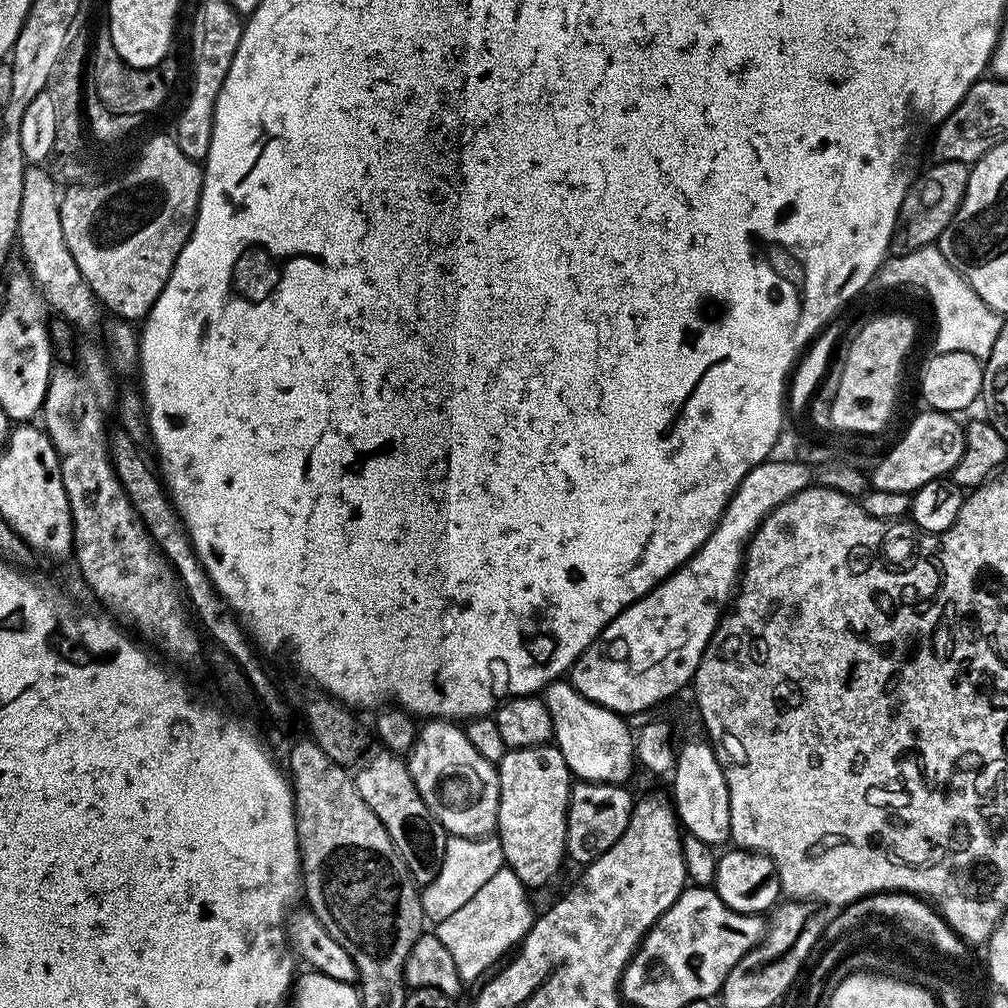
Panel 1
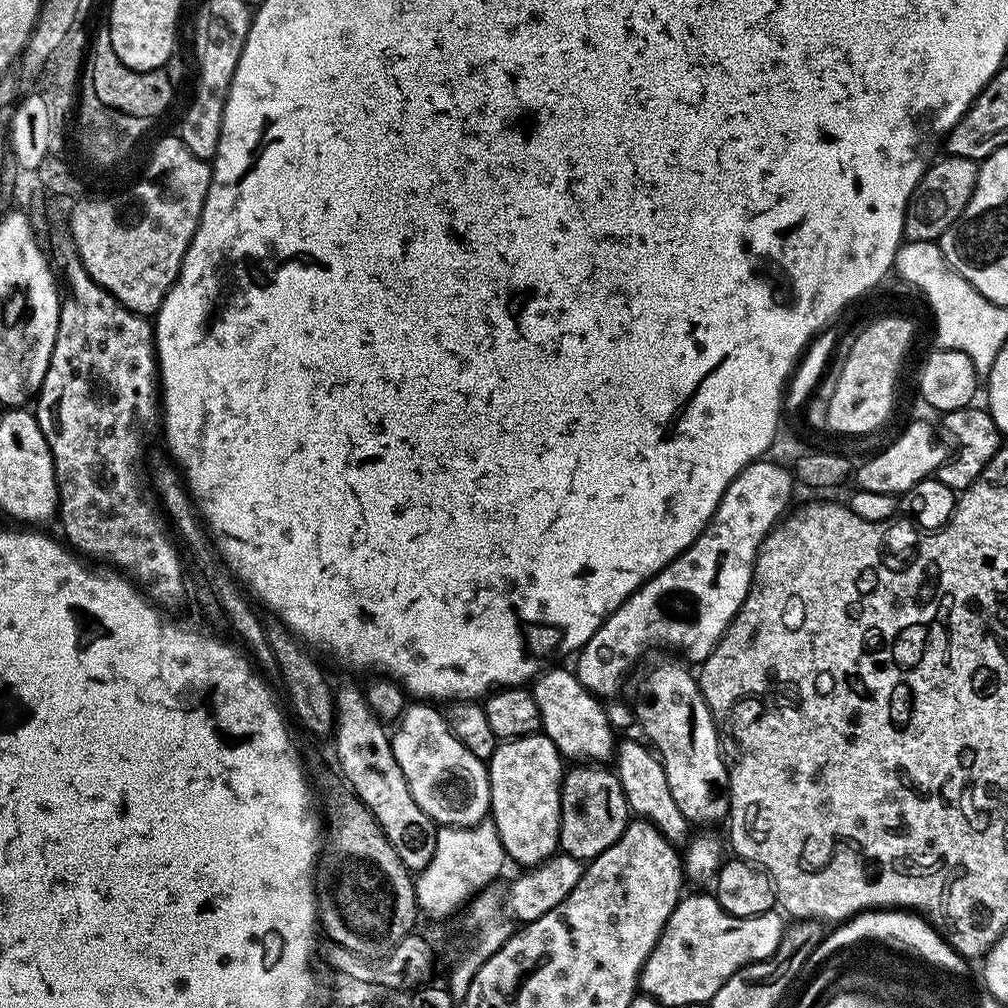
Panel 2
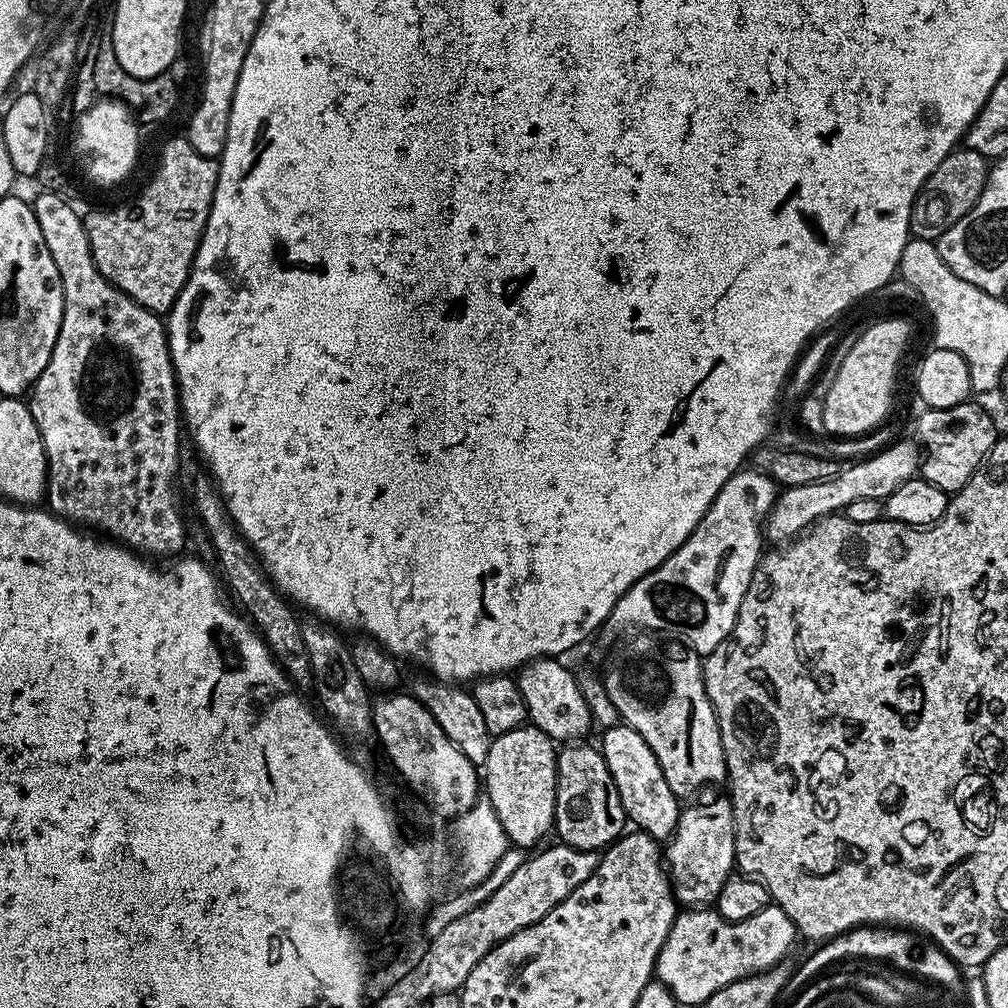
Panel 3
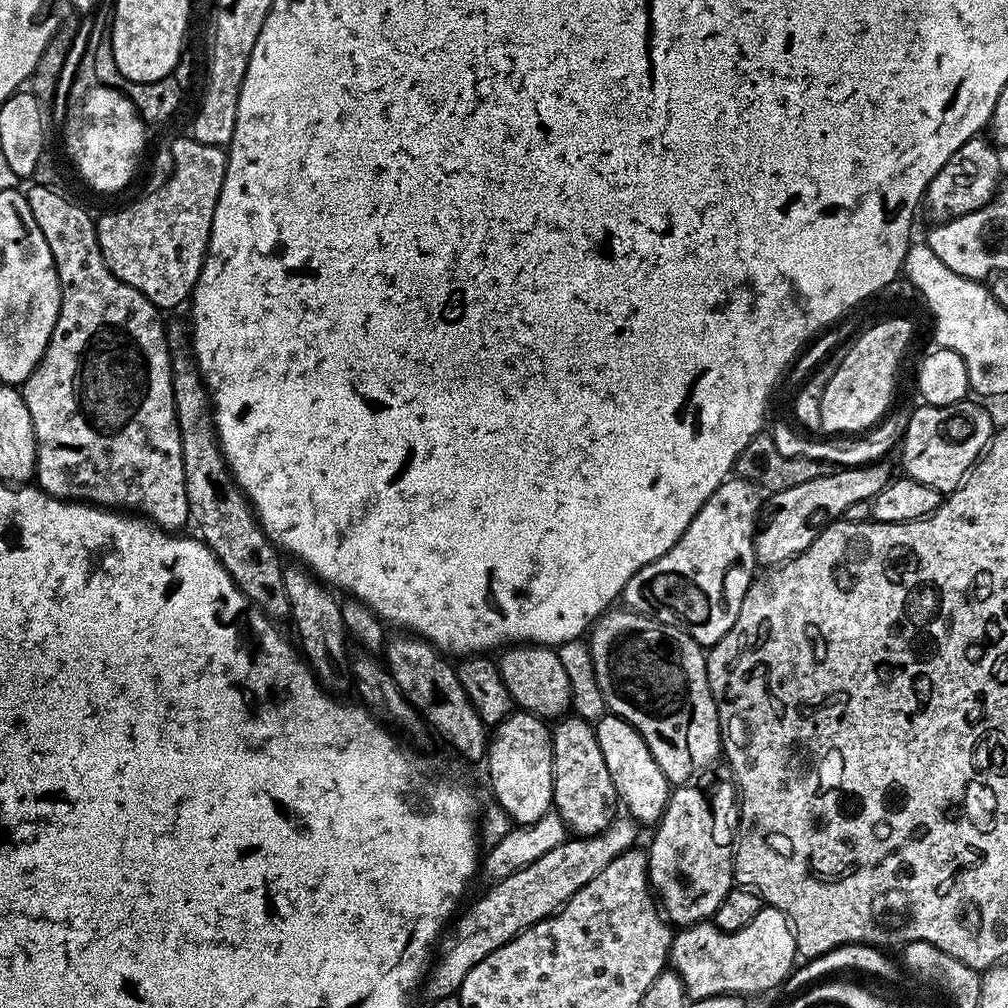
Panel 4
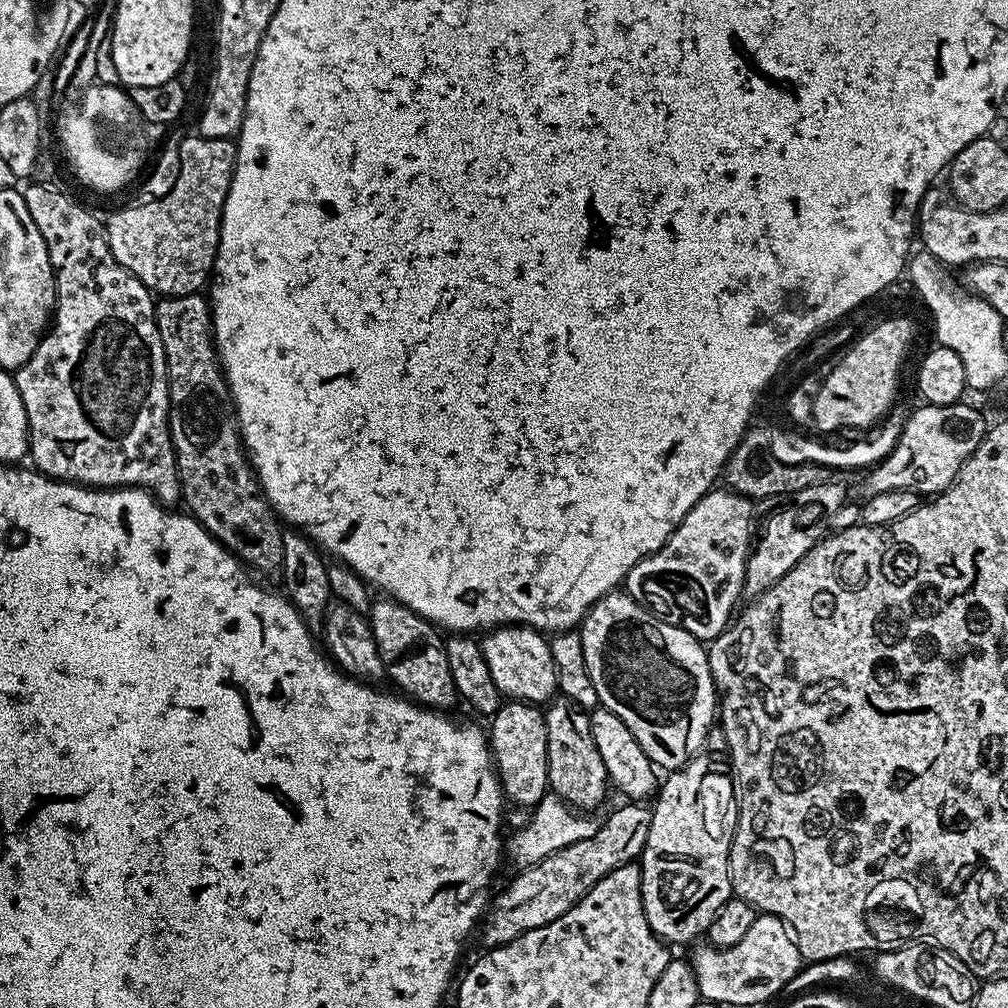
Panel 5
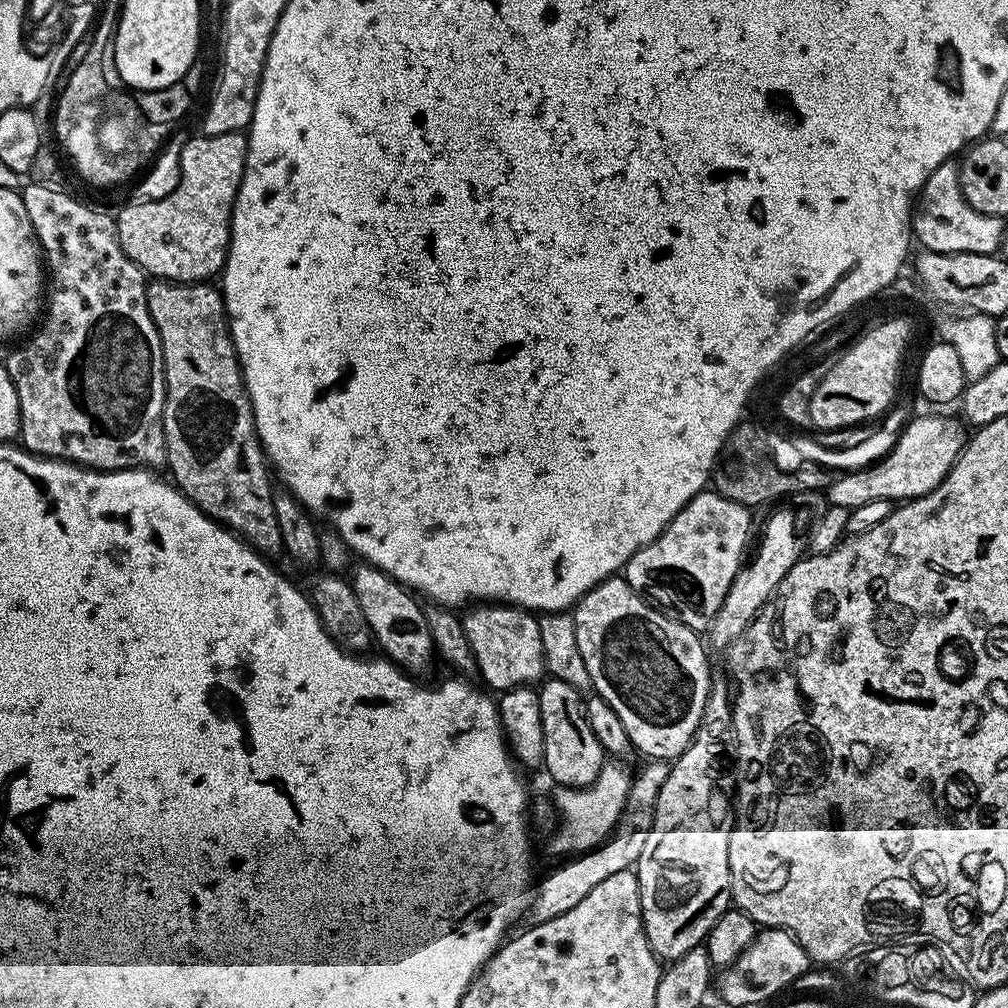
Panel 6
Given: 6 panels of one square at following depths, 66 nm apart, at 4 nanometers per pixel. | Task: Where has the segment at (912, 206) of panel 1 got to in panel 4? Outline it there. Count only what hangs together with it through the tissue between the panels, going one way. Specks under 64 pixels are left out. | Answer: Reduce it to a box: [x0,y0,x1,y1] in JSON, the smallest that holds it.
[922,138,1002,222]

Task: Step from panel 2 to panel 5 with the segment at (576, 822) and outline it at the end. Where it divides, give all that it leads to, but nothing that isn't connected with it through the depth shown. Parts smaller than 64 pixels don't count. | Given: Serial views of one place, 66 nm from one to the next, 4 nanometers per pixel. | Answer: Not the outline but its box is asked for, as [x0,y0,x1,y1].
[544,698,610,810]

